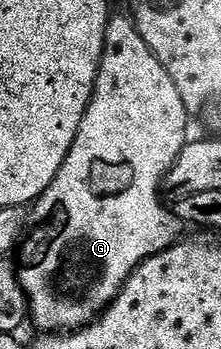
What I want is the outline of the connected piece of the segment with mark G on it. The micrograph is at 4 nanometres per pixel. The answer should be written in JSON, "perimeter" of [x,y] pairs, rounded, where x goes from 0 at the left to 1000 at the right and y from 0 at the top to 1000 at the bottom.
{"perimeter":[[[561,46],[561,52],[493,49],[480,115],[471,117],[471,166],[452,178],[452,203],[434,221],[434,261],[416,266],[398,318],[353,367],[353,390],[321,424],[308,427],[308,444],[281,481],[262,481],[262,504],[244,504],[226,539],[208,539],[208,550],[190,550],[190,562],[167,567],[140,593],[149,602],[145,613],[136,602],[136,645],[104,673],[100,702],[81,716],[90,751],[109,759],[81,774],[90,825],[109,834],[109,851],[127,868],[136,923],[149,923],[181,951],[376,946],[385,934],[403,934],[471,897],[475,883],[538,848],[543,828],[561,822],[584,791],[661,742],[697,736],[701,728],[729,728],[751,711],[819,691],[824,639],[765,593],[760,602],[742,593],[747,570],[733,564],[733,536],[751,481],[787,470],[787,458],[824,436],[837,404],[855,393],[851,347],[860,347],[851,312],[842,298],[824,298],[824,275],[805,275],[805,252],[787,252],[787,229],[769,229],[769,206],[751,206],[751,195],[733,195],[733,183],[706,169],[697,149],[679,149],[661,115],[643,115],[643,103],[624,92],[615,66],[579,46]]]}

